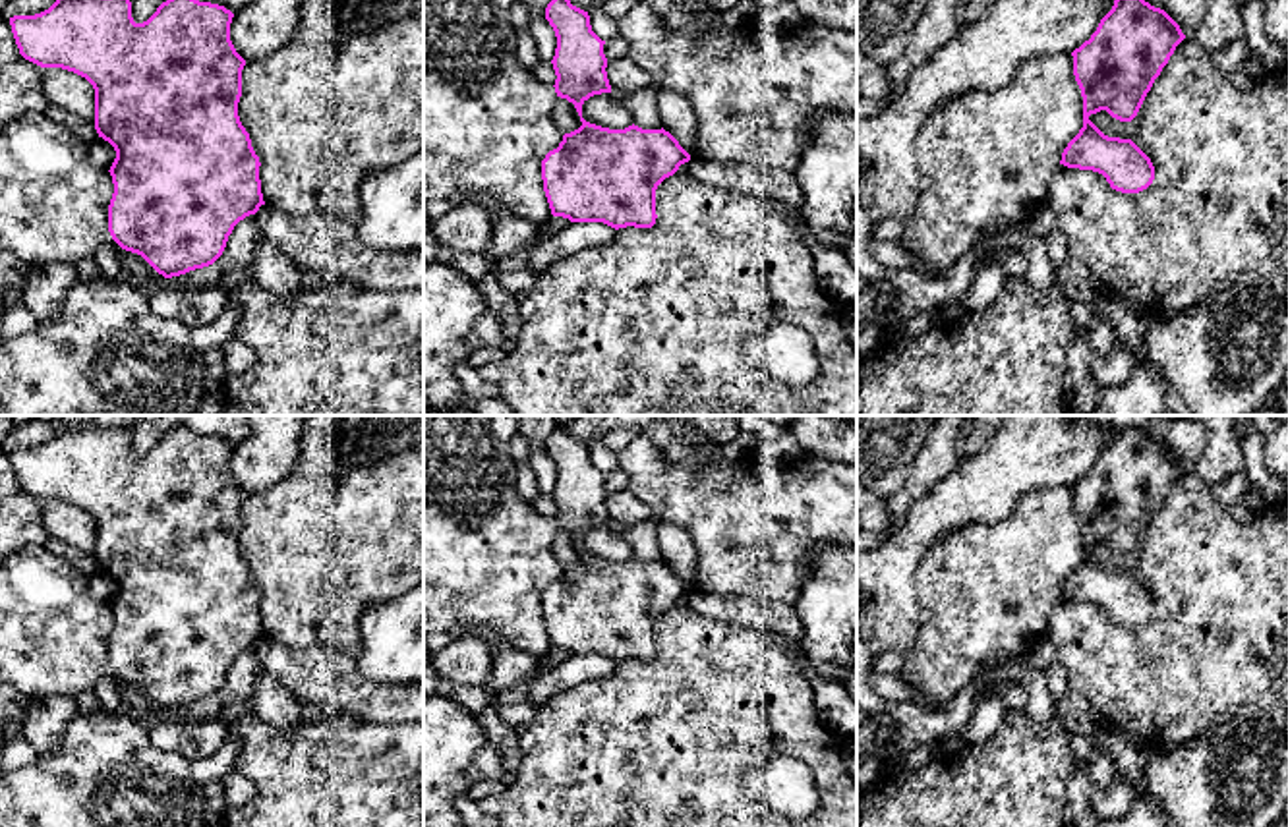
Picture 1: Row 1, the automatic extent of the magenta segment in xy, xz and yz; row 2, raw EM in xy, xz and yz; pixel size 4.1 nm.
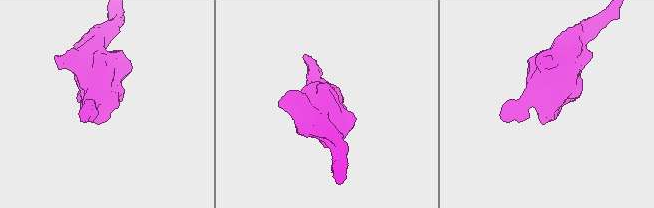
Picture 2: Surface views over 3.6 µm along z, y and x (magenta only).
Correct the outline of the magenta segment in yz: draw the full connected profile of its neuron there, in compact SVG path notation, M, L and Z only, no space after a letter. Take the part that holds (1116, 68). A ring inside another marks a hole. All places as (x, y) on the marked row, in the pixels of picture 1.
M1114 0L1091 39L1071 52L1083 128L1064 149L1060 164L1098 172L1122 193L1139 193L1153 184L1151 158L1131 139L1104 135L1089 116L1106 110L1131 122L1184 39L1164 10L1145 0Z

